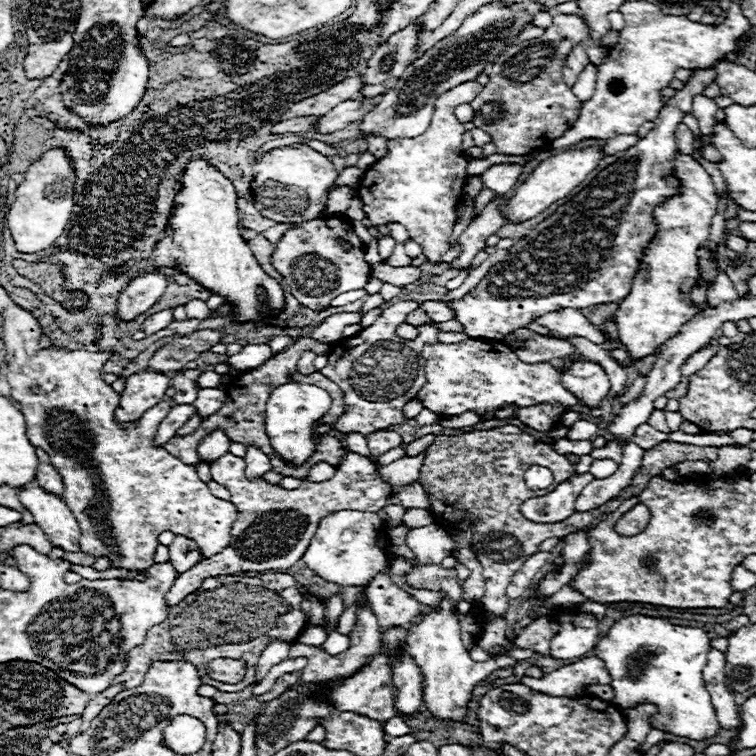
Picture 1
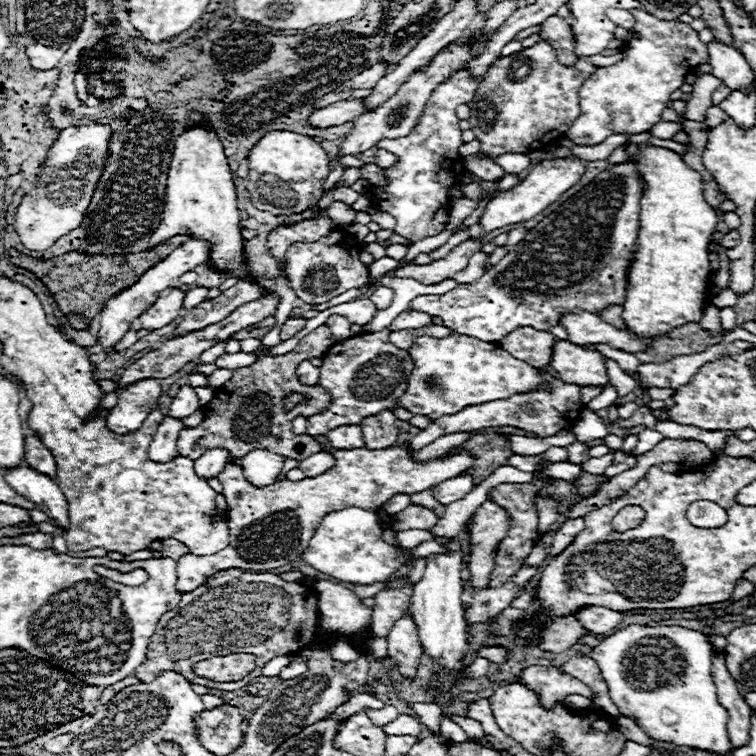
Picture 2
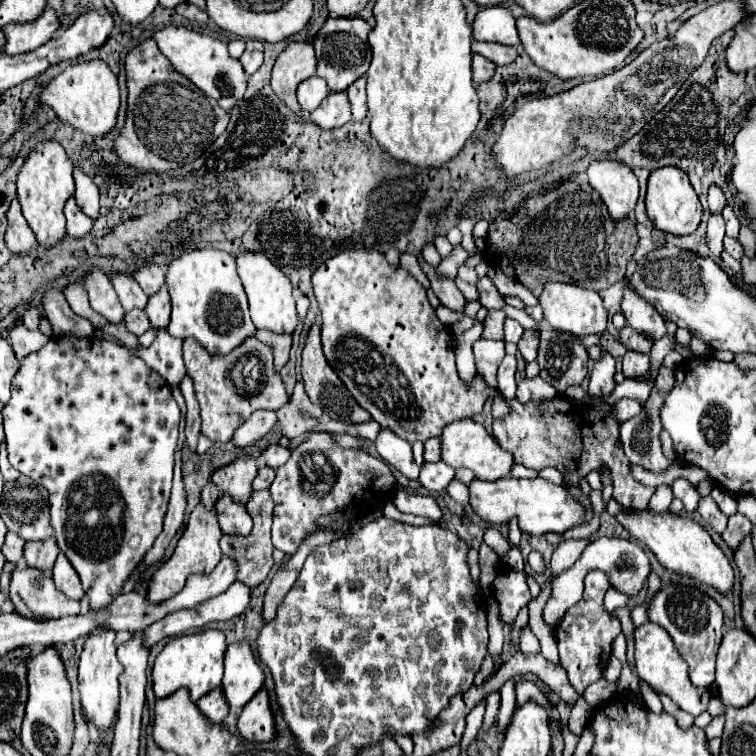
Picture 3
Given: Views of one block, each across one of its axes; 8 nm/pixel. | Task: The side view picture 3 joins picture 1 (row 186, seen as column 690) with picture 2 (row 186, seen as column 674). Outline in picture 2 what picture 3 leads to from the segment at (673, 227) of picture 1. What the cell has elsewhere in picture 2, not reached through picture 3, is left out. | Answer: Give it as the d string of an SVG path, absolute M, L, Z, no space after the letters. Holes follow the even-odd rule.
M630 146L628 154L632 160L638 162L638 170L646 182L646 192L644 192L646 196L642 196L642 202L640 202L642 226L638 234L638 250L634 252L634 260L628 274L630 282L626 288L626 302L622 304L624 306L622 320L626 322L626 328L630 332L640 334L640 338L654 340L682 324L702 320L706 288L710 280L708 242L716 228L718 214L704 200L700 174L688 168L680 154L666 148L658 148L658 146Z

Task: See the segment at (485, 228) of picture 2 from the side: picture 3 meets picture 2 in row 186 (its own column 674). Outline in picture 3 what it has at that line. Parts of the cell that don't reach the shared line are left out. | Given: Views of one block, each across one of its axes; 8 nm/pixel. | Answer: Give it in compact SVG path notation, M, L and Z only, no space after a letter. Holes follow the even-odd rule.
M626 508L624 512L616 514L616 520L644 546L648 546L656 558L662 562L664 568L680 574L688 574L704 584L710 584L718 588L720 592L728 592L734 584L734 570L724 556L724 552L714 544L710 534L690 516L680 516L672 512L660 512L652 514L648 508L636 510L636 508Z

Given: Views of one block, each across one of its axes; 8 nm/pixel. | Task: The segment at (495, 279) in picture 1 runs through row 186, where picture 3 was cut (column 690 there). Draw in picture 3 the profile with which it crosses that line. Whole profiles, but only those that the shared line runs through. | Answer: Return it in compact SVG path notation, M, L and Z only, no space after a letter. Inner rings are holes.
M662 584L662 588L648 604L648 620L662 626L672 636L680 656L690 668L692 684L710 688L714 684L716 650L722 638L722 608L718 606L718 602L694 586Z

